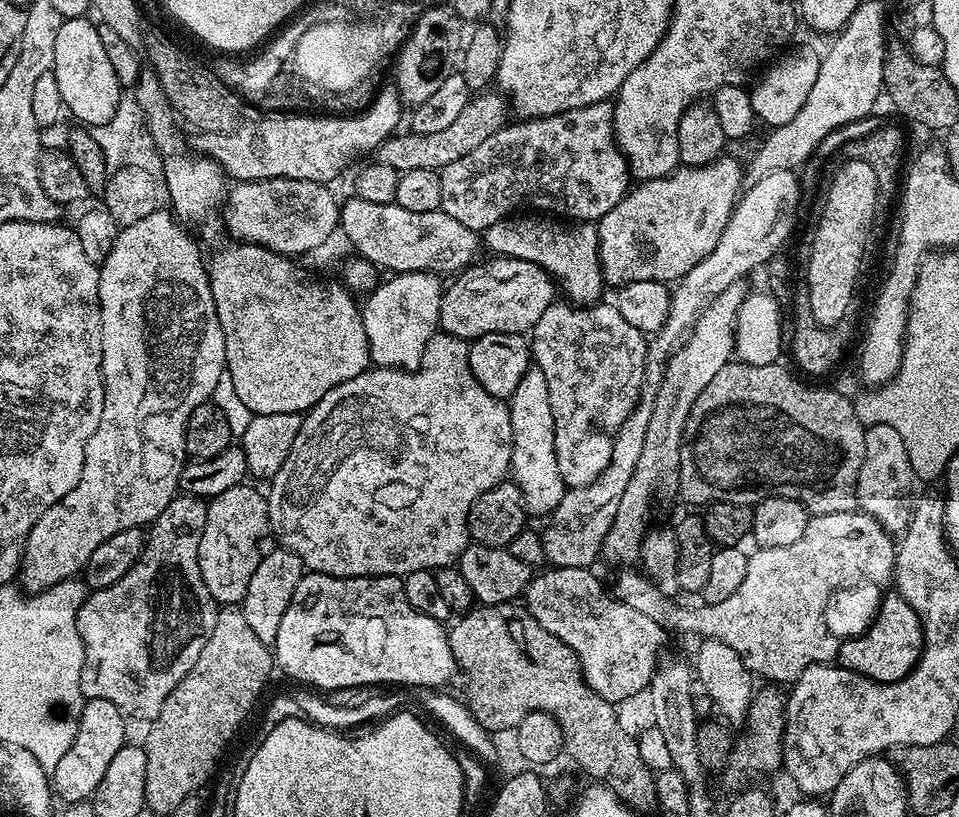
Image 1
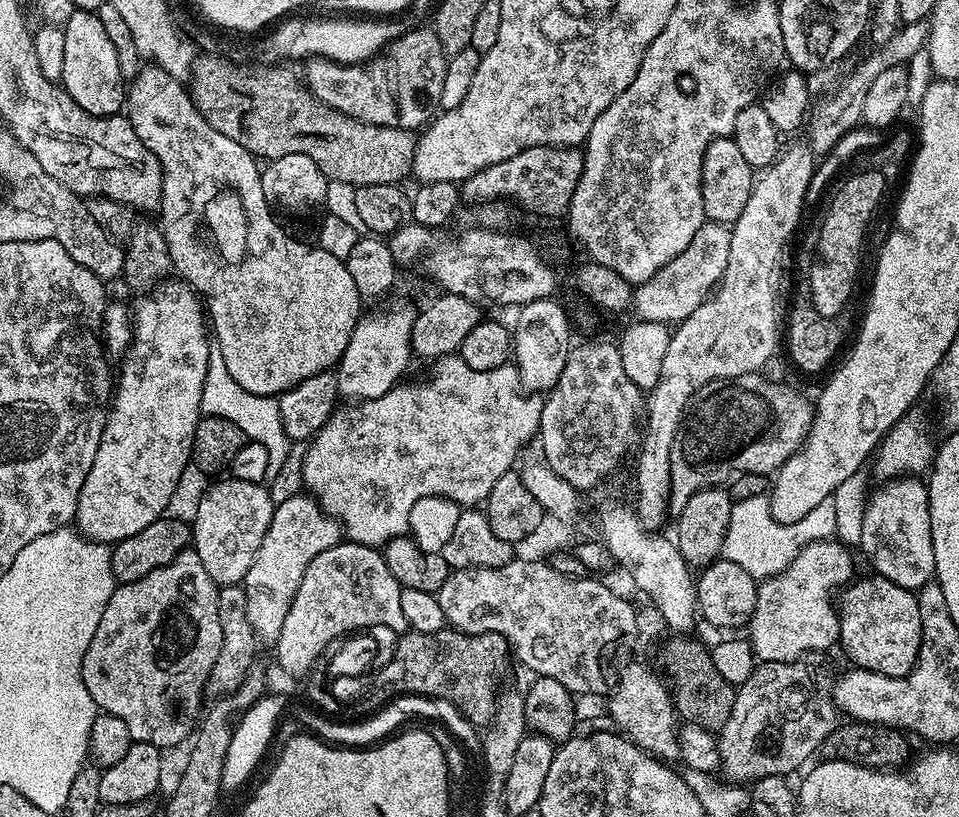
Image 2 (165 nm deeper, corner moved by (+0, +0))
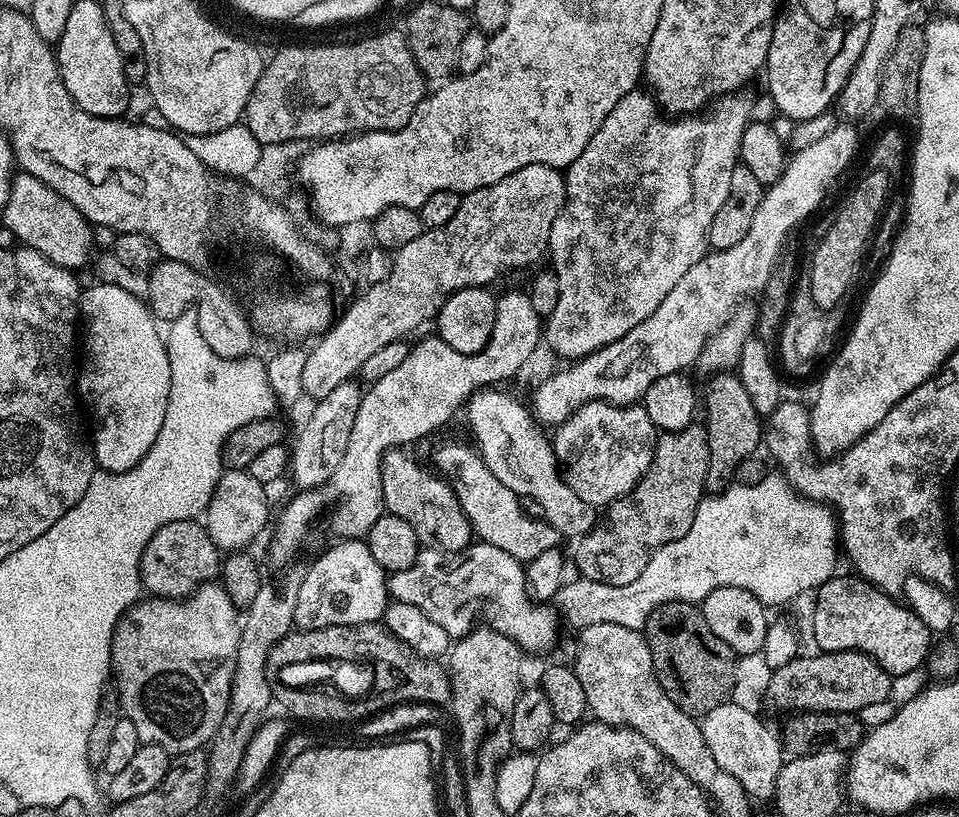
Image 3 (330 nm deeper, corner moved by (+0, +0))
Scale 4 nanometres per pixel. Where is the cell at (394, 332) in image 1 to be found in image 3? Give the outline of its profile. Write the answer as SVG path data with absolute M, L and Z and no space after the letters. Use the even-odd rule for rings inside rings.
M349 382L326 394L326 398L315 401L316 409L309 414L296 445L293 443L290 448L290 480L292 476L297 489L320 488L328 481L330 474L338 470L338 462L342 462L346 454L346 442L350 442L350 430L354 430L361 395L361 385Z

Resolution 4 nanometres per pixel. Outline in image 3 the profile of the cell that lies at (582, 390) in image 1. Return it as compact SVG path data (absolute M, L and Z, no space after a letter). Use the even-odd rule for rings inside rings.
M604 400L586 402L562 421L555 432L551 442L560 475L582 502L593 506L614 503L643 478L652 464L658 435L650 414L639 403L607 404Z

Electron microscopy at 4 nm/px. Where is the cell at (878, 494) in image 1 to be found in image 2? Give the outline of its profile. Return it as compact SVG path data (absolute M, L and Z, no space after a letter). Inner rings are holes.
M901 476L895 480L886 480L880 489L868 500L864 508L864 517L860 520L860 548L864 556L873 564L875 575L890 578L903 588L919 590L924 584L933 583L936 567L934 566L934 542L930 538L930 502L928 486L923 479Z

